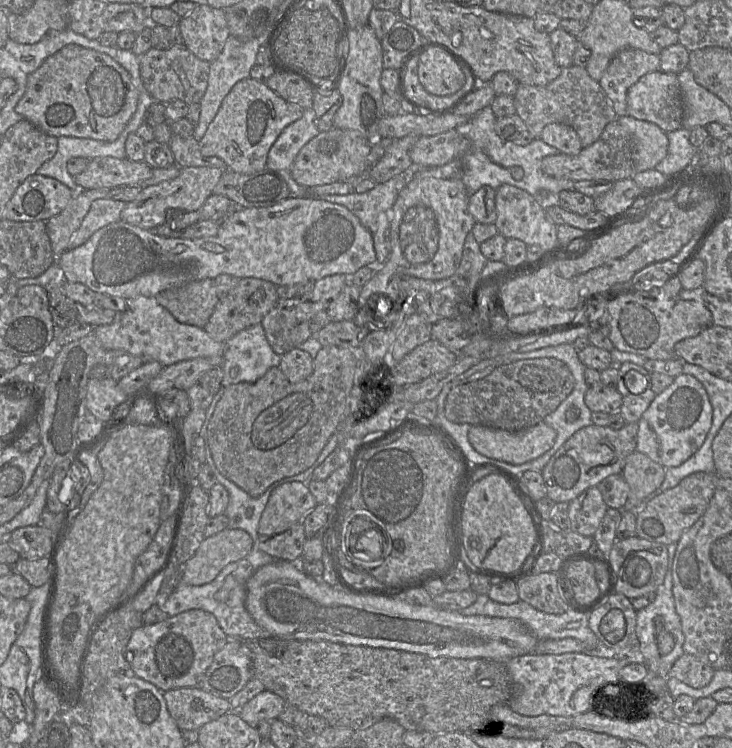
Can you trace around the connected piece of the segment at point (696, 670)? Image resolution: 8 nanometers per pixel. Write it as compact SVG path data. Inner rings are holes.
M684 653L677 659L668 673L694 688L702 688L710 683L715 670L694 655Z

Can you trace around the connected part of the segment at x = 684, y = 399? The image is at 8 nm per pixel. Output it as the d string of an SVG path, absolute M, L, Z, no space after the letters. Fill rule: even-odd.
M682 373L668 388L656 394L638 421L636 450L665 468L680 466L703 445L712 425L712 415L712 405L702 383Z

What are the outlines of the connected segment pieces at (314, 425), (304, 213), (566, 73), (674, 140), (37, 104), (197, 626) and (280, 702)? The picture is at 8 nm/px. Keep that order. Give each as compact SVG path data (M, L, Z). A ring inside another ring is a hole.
M323 346L313 361L312 374L303 381L292 383L279 366L273 367L253 383L232 384L222 389L207 426L207 443L213 461L229 480L252 497L261 496L274 482L299 474L310 468L323 448L349 415L352 390L357 391L359 380L366 370L381 364L371 362L362 347Z
M293 197L284 199L269 207L234 207L234 209L229 212L229 214L223 220L220 221L219 231L216 235L198 239L162 237L156 234L154 230L143 229L119 220L97 230L84 244L76 248L69 249L62 253L59 257L56 257L56 264L58 264L58 266L63 270L66 282L81 283L86 285L94 292L121 297L126 301L130 301L138 296L155 298L159 293L165 290L179 287L192 281L214 279L221 274L228 274L239 279L259 278L272 282L276 286L282 286L293 285L297 283L316 282L317 280L334 274L345 274L346 276L351 276L361 267L367 265L374 265L378 267L373 236L350 210L344 206L327 202L319 198Z
M577 65L563 68L555 80L544 86L519 84L513 97L516 114L525 122L534 139L540 139L548 124L561 123L576 131L585 148L599 139L607 124L618 119L599 82L588 74L585 67Z
M681 127L672 132L667 132L669 140L667 156L655 167L655 170L666 176L677 173L689 173L685 171L690 165L697 148L690 142L690 130Z
M67 45L48 57L27 79L24 95L15 107L22 118L55 136L116 140L133 117L139 91L130 74L107 54Z
M191 609L166 620L143 625L136 629L127 644L125 658L130 665L130 673L143 679L160 691L196 687L199 679L211 665L214 656L227 644L227 635L219 626L216 618L209 612Z
M265 689L247 702L238 715L256 728L261 721L277 719L285 707L286 702L283 698Z

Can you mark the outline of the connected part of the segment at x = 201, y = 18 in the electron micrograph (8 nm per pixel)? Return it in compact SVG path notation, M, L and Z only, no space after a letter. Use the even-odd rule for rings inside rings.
M198 5L192 12L181 18L178 26L183 37L183 45L195 56L209 63L220 55L230 36L224 9L207 5Z

